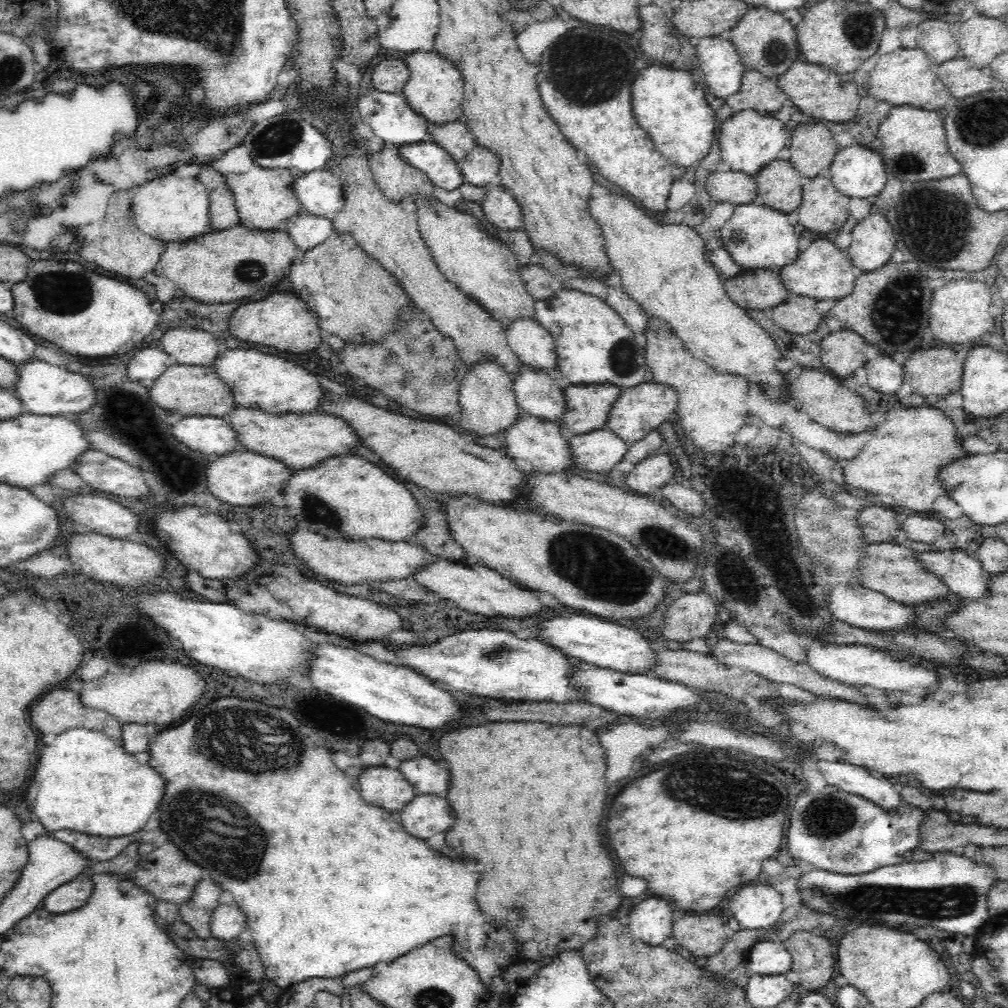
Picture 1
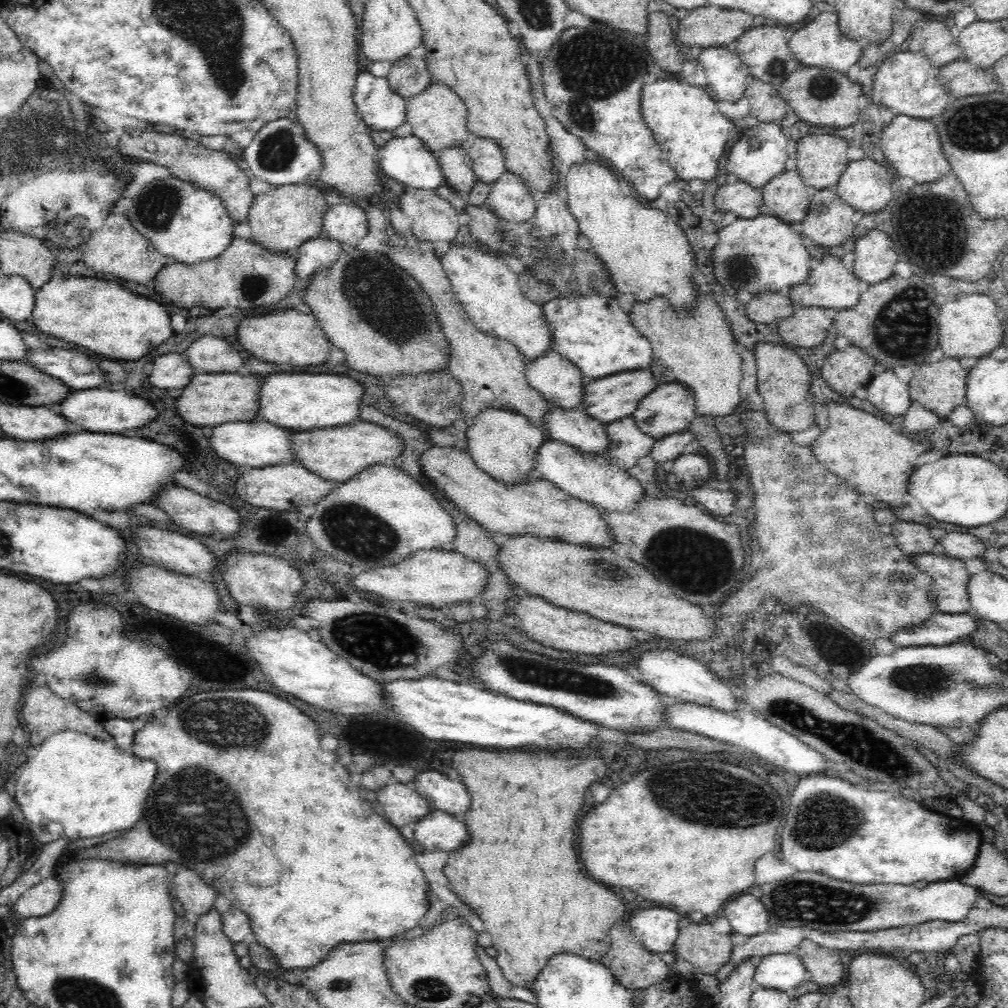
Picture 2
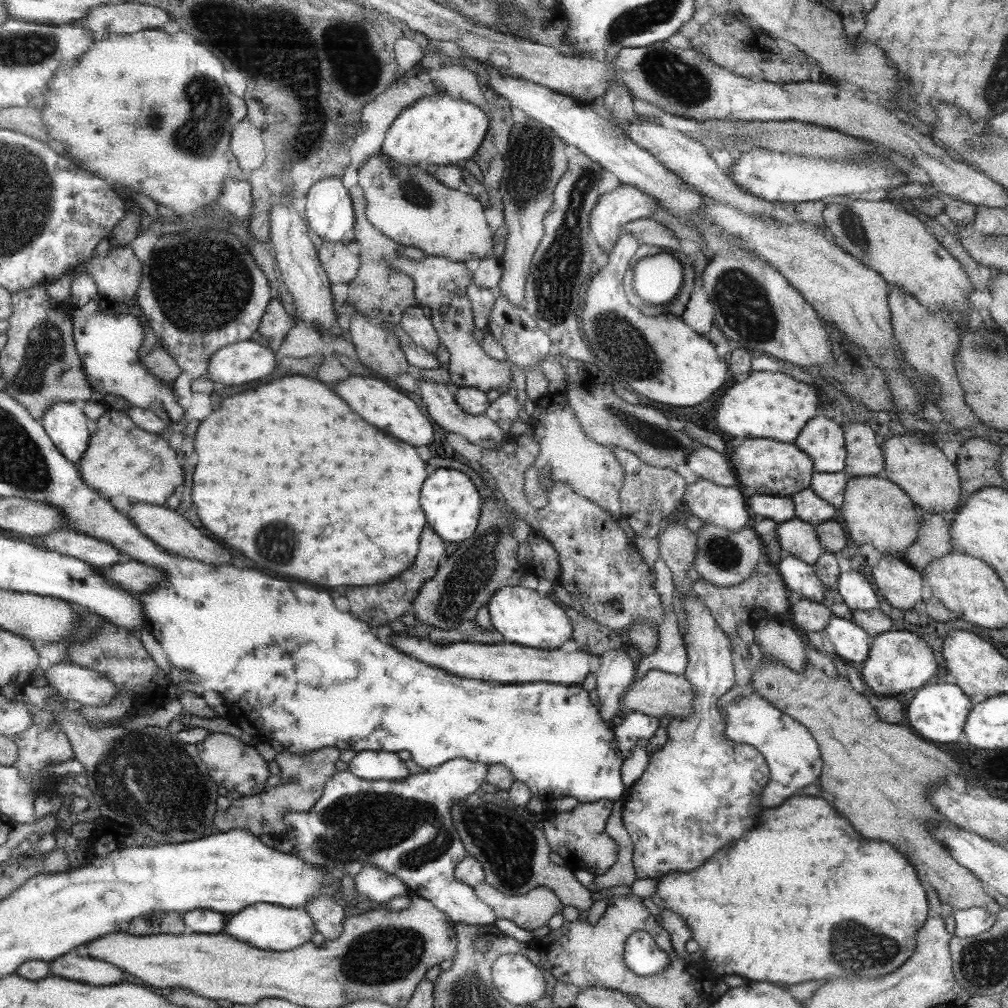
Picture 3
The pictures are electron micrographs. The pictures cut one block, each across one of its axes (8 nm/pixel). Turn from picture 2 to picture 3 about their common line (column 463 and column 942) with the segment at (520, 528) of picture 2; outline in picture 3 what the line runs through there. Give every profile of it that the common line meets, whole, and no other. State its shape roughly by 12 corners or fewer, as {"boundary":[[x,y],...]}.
{"boundary":[[884,437],[885,472],[937,514],[959,500],[955,466],[931,440]]}

